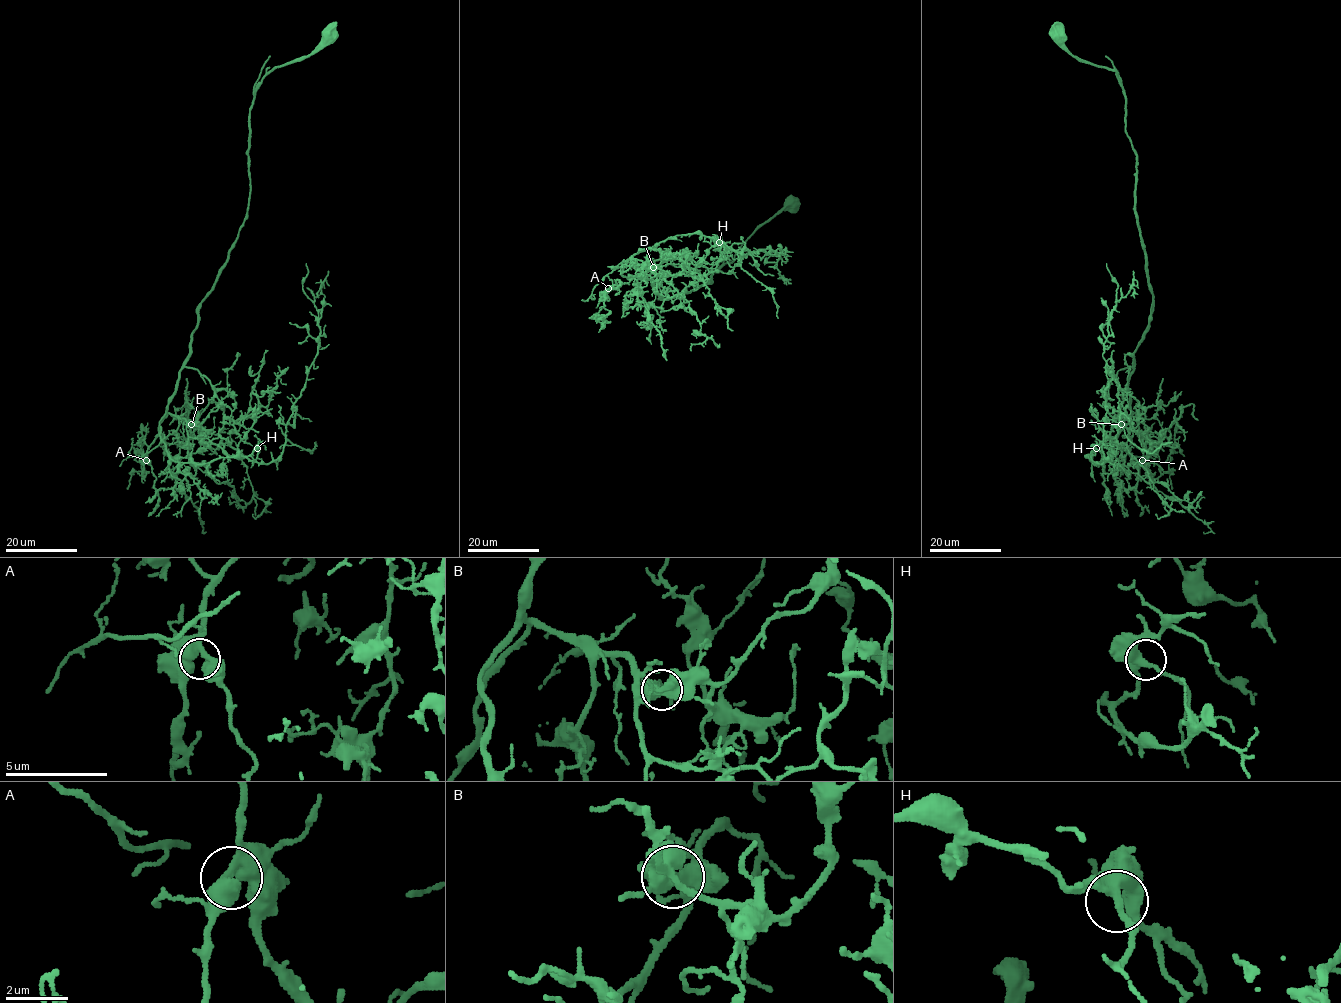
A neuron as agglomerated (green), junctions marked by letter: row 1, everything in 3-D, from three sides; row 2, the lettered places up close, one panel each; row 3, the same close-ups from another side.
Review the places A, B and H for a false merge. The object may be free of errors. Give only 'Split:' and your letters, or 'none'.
Split: none

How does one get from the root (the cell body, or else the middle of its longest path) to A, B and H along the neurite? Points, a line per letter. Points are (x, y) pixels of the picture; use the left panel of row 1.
A: (330, 36), (309, 54), (276, 66), (255, 92), (247, 217), (201, 303), (189, 356), (146, 460)
B: (330, 36), (276, 66), (255, 92), (247, 217), (201, 303), (168, 405), (191, 424)
H: (330, 36), (276, 66), (255, 92), (247, 217), (201, 303), (159, 422), (175, 461), (257, 448)

